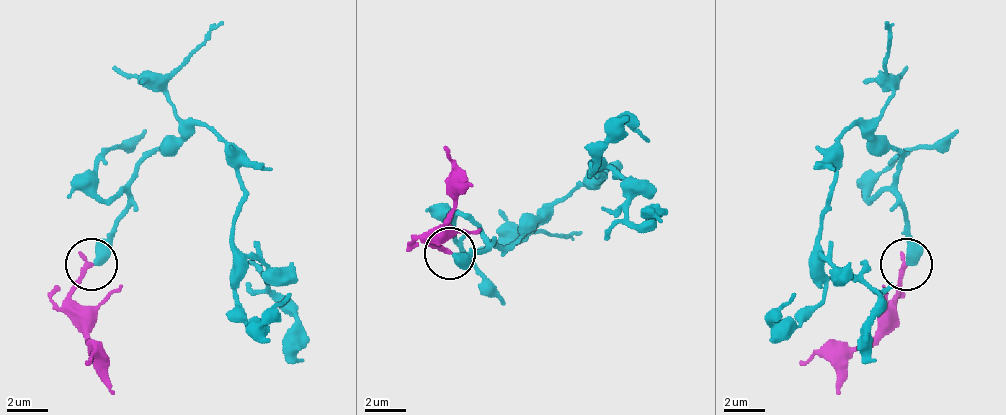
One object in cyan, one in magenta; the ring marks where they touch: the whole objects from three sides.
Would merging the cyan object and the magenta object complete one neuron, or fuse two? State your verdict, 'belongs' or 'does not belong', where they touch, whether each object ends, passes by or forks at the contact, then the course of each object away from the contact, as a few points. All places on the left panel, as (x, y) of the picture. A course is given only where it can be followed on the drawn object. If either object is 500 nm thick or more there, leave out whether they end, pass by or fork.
belongs | (91, 264) | cyan ends | magenta ends | cyan via (92, 263), (149, 155), (206, 124), (242, 186), (232, 242), (268, 268), (304, 361) | magenta via (92, 263), (72, 294), (72, 315), (97, 346), (87, 366)

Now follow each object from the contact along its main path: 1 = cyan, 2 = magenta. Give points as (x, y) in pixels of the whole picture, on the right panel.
1: (908, 263), (897, 155), (856, 124), (840, 139), (820, 253), (835, 268), (851, 268), (877, 294), (877, 361)
2: (908, 263), (892, 294), (892, 315), (861, 346), (820, 346), (799, 366)

